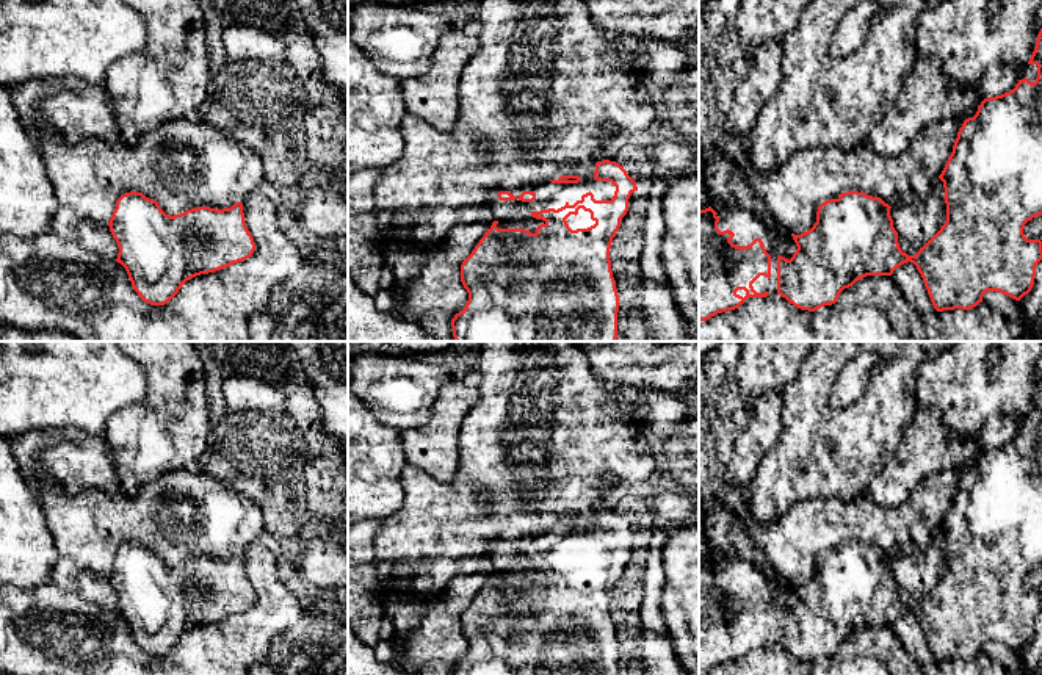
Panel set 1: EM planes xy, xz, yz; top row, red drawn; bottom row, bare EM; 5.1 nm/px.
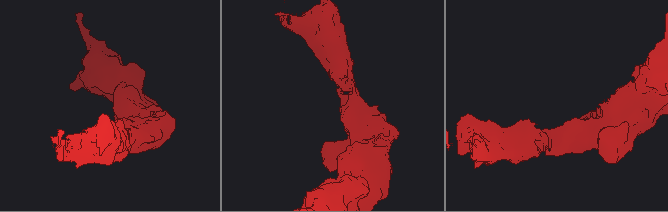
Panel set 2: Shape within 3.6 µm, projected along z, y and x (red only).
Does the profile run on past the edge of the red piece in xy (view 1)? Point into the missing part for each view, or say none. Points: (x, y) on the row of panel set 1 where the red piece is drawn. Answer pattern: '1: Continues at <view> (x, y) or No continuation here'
1: No continuation here

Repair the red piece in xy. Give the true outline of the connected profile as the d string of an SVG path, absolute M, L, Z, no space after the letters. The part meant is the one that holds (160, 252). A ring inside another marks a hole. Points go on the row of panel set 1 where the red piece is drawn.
M130 191L116 200L108 226L119 247L116 262L125 268L138 296L150 305L168 304L186 280L243 262L255 251L241 202L230 208L197 207L171 216L157 200Z

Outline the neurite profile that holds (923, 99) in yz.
M920 56L893 105L868 132L867 146L882 157L903 153L928 125L954 116L959 128L981 105L978 88L953 88L935 56Z

